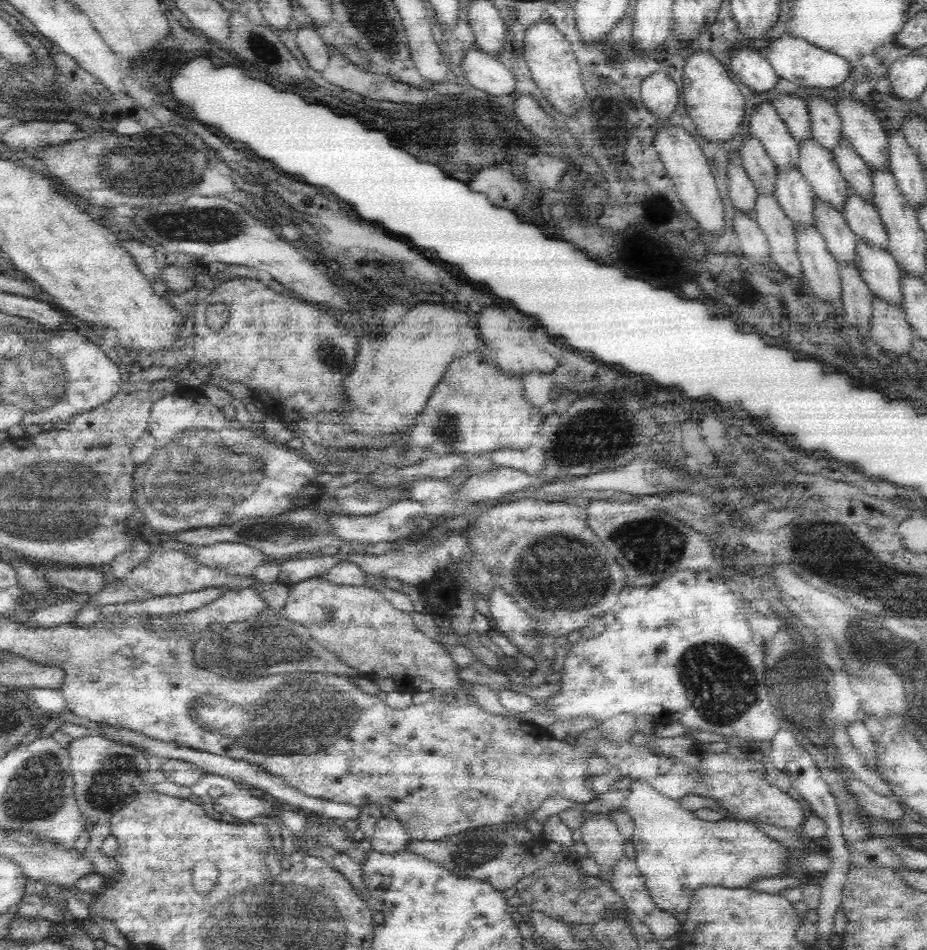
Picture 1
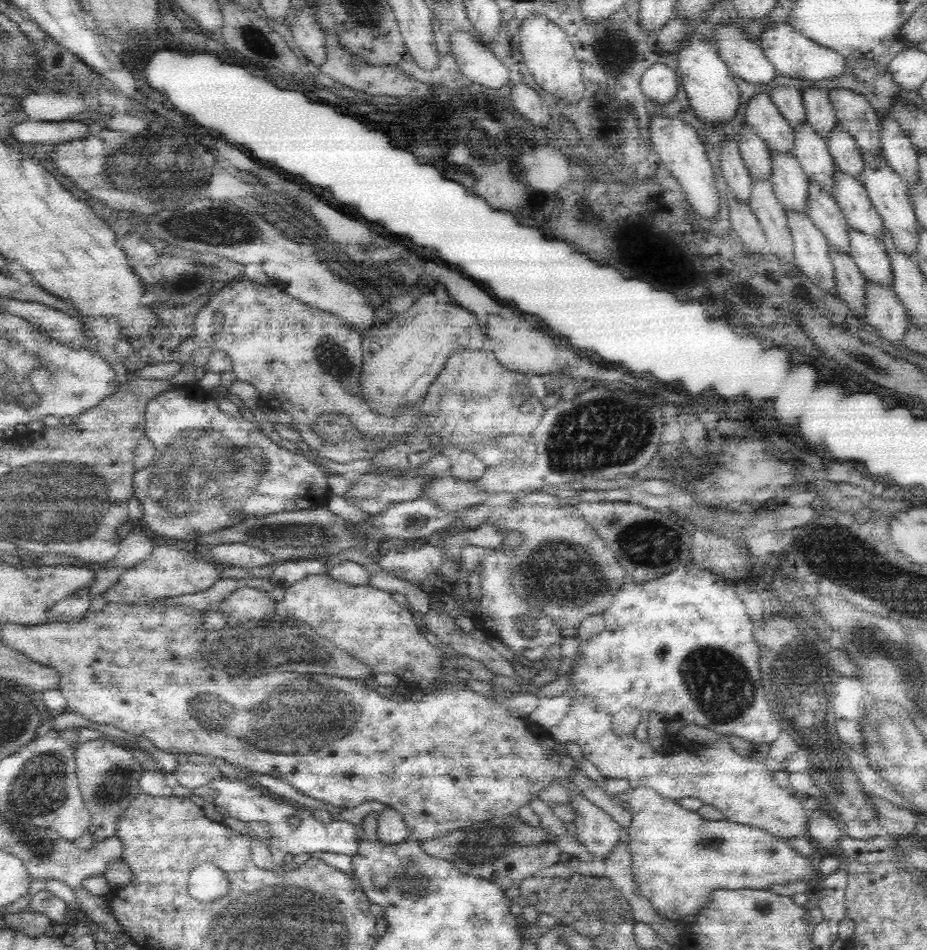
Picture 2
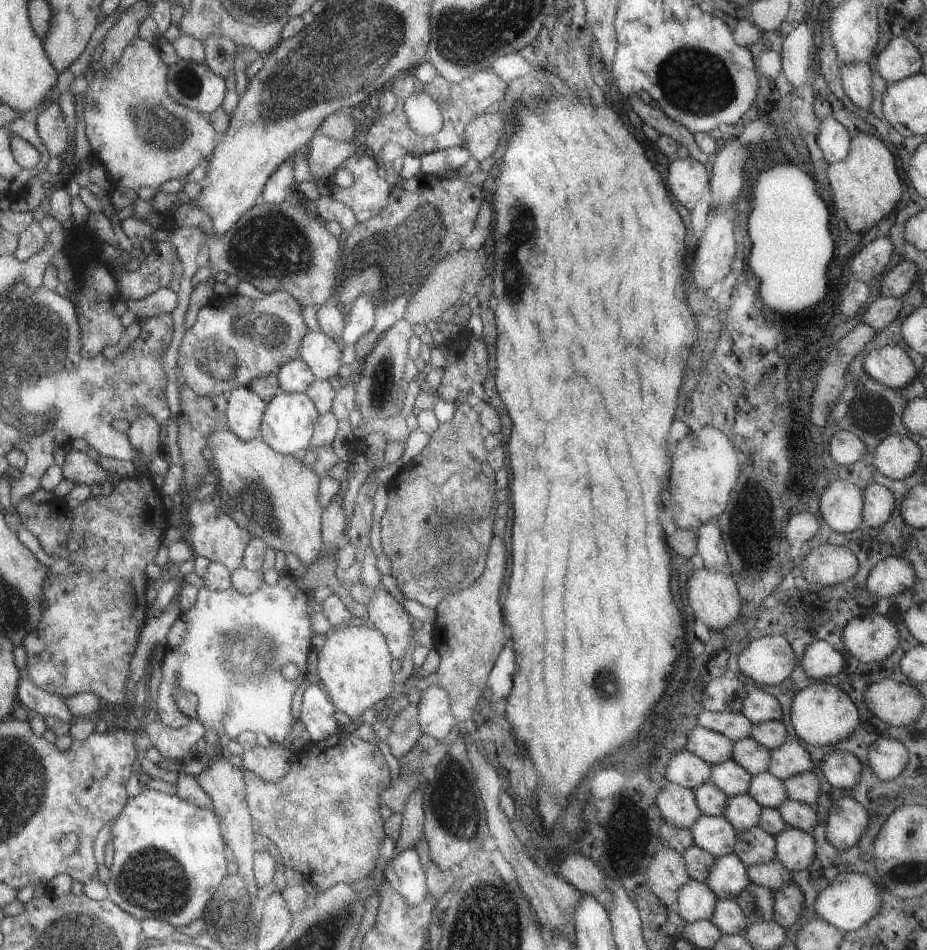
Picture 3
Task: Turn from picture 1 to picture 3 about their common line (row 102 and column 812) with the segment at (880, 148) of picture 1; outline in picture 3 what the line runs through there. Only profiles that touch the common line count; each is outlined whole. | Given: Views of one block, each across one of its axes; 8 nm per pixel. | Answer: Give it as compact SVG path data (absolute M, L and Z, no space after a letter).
M787 826L775 836L775 860L789 872L801 872L815 860L815 838L799 828Z

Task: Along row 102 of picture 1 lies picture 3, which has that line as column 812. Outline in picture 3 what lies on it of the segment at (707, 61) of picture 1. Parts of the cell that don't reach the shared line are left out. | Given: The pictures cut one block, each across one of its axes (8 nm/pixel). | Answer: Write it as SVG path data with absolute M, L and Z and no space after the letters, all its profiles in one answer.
M823 680L817 684L811 684L803 690L799 690L791 700L791 724L795 734L805 740L811 746L833 746L843 740L847 740L861 720L859 712L863 712L859 706L849 700L847 694L837 690L831 684L825 684Z

